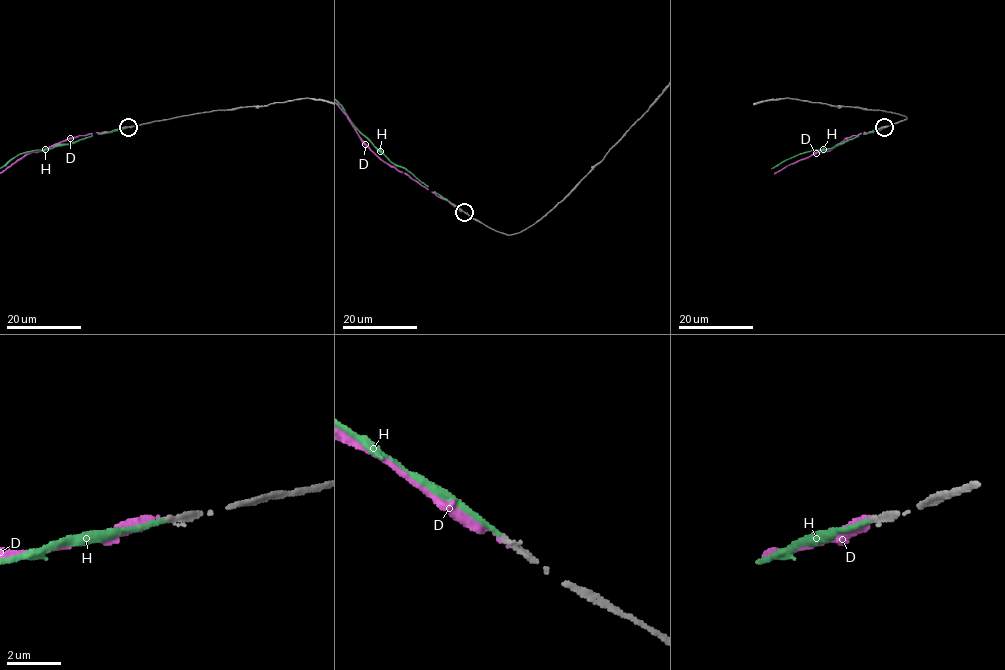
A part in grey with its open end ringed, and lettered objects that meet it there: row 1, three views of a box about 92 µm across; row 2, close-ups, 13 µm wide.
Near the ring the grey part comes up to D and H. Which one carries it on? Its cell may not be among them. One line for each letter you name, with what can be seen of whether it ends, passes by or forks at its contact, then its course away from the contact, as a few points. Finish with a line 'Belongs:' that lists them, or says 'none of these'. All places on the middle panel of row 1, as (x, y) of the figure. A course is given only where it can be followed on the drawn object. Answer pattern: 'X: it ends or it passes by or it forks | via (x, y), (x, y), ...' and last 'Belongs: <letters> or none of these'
H: it ends
Belongs: H

